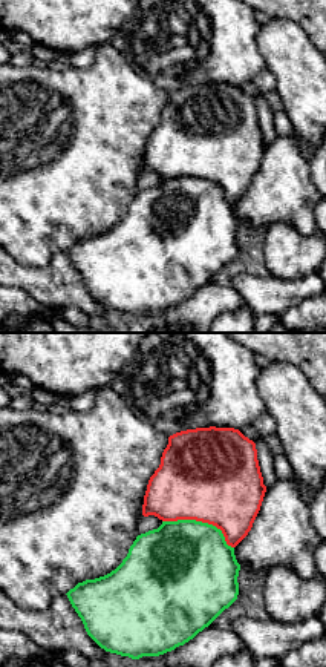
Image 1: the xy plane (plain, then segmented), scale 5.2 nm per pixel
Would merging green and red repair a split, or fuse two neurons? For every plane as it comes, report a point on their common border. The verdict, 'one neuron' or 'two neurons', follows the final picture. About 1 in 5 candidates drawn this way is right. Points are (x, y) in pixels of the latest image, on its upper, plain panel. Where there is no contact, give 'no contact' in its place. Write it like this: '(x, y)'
(201, 178)

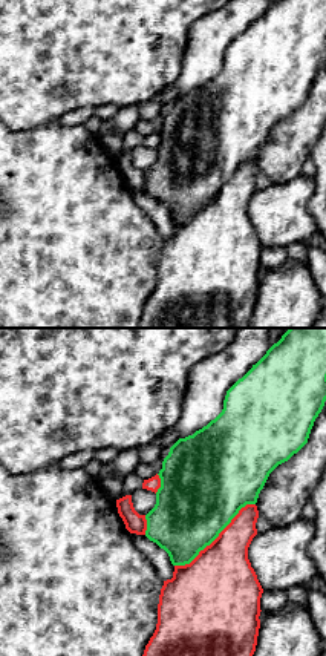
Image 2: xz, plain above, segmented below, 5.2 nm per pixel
(216, 193)

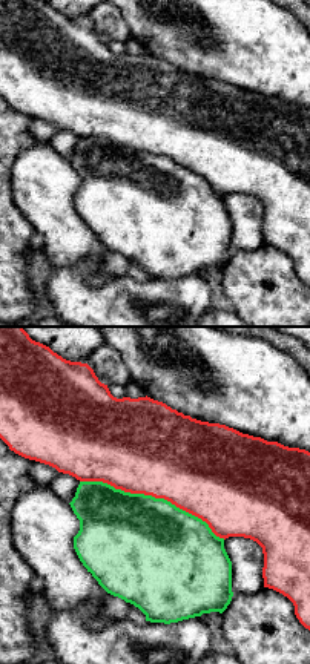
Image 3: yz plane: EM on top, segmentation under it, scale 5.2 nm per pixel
(154, 154)

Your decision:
two neurons

